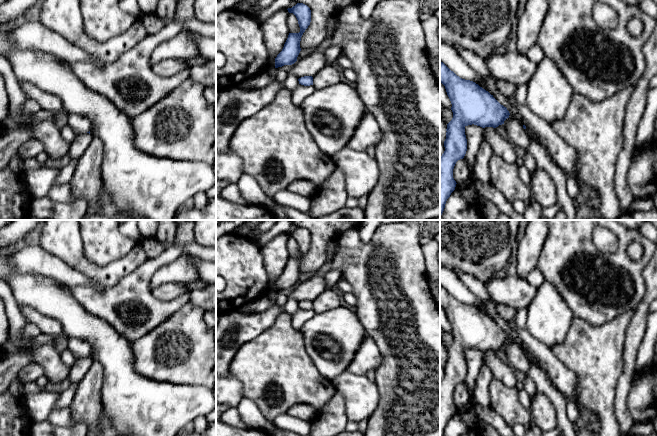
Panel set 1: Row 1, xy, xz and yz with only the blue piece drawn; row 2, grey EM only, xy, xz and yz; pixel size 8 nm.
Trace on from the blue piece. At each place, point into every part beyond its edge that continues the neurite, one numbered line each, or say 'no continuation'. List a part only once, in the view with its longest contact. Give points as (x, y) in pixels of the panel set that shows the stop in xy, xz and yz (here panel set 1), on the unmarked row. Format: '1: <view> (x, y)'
1: xy (81, 366)

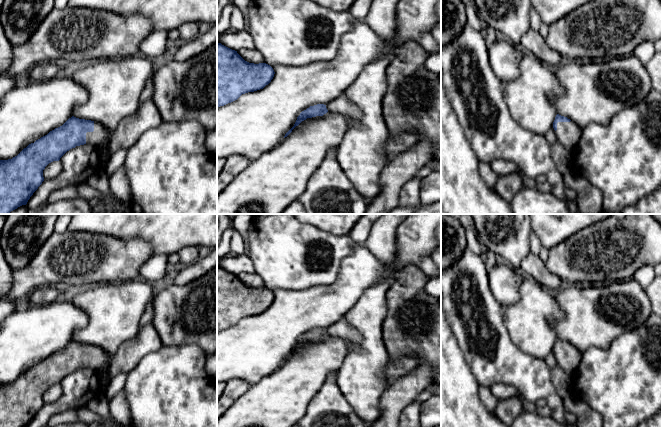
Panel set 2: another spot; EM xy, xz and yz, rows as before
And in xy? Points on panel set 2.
1: xy (96, 362)

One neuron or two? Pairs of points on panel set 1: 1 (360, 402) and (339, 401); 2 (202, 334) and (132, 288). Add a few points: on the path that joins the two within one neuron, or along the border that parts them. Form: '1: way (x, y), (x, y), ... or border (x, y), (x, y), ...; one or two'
1: border (336, 391), (344, 399), (344, 411), (348, 421); two
2: border (189, 301), (154, 328); two

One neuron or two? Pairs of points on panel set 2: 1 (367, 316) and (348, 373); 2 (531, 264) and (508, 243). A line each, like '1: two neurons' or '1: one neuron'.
1: one neuron
2: two neurons

